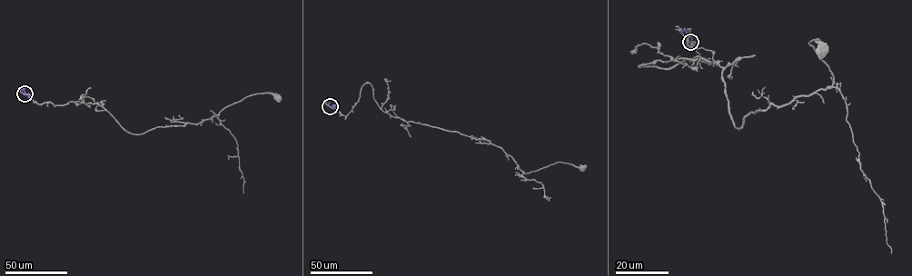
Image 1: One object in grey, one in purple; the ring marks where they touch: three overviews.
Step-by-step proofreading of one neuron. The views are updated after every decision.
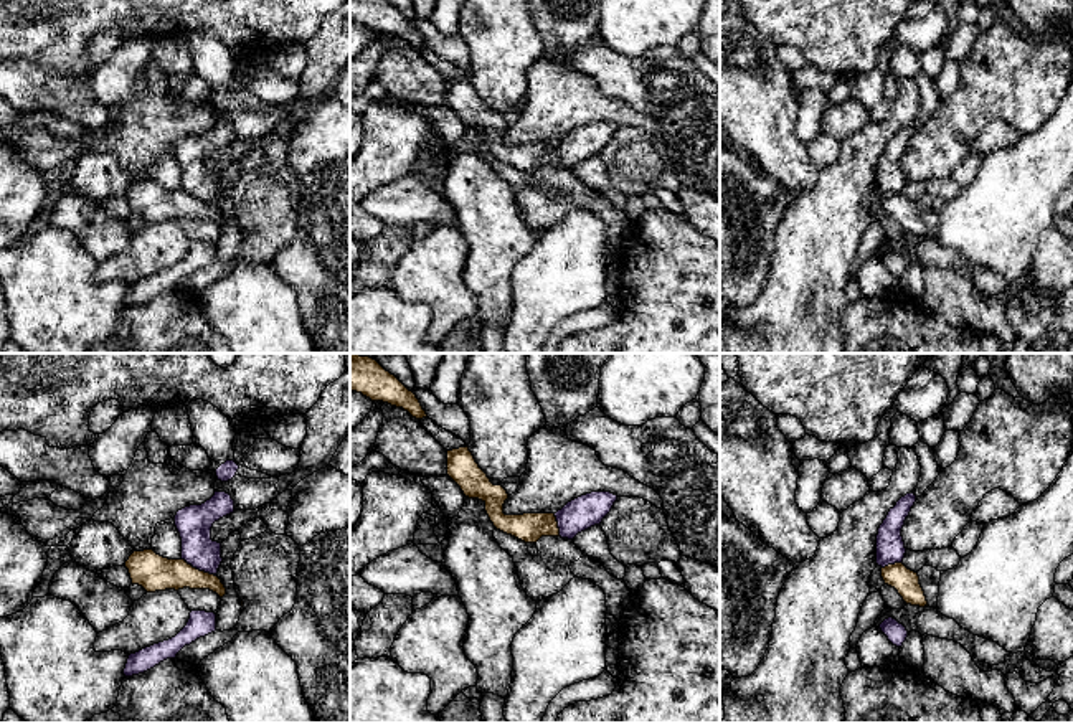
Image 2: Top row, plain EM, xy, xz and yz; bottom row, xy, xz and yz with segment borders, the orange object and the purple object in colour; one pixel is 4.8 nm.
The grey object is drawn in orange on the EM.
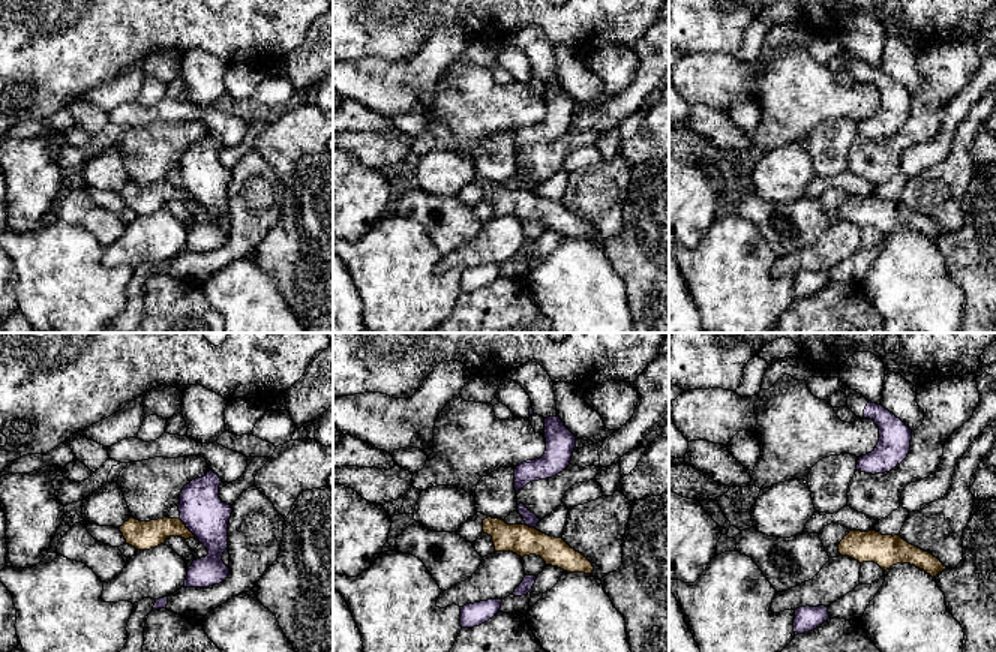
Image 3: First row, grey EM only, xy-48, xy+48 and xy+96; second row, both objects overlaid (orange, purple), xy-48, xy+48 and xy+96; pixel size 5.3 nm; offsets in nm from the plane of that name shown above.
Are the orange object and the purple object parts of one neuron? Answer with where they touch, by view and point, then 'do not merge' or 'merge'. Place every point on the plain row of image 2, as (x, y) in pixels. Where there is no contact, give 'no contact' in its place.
contact xy (198, 200); do not merge

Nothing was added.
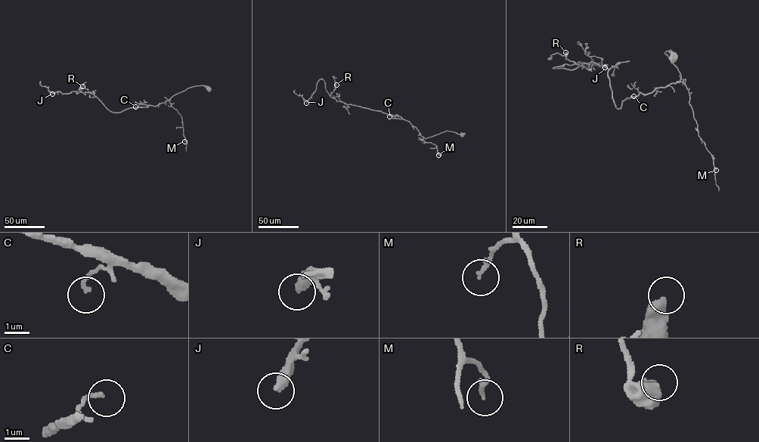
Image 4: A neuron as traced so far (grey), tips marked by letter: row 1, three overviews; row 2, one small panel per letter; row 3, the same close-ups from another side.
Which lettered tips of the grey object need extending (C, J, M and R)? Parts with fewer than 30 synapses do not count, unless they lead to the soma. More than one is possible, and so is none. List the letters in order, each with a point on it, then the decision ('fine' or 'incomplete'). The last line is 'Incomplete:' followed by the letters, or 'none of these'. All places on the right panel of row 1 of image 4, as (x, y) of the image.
C: (633, 96) | fine
J: (605, 67) | incomplete
M: (716, 170) | fine
R: (565, 52) | fine
Incomplete: J

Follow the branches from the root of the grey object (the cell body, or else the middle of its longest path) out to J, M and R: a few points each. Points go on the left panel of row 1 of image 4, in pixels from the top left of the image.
J: (208, 88), (191, 86), (165, 103), (119, 112), (110, 111), (90, 92), (52, 94)
M: (208, 88), (202, 85), (191, 86), (174, 95), (168, 100), (181, 118), (184, 141)
R: (208, 88), (191, 86), (156, 106), (113, 112), (91, 93), (77, 94), (82, 86)

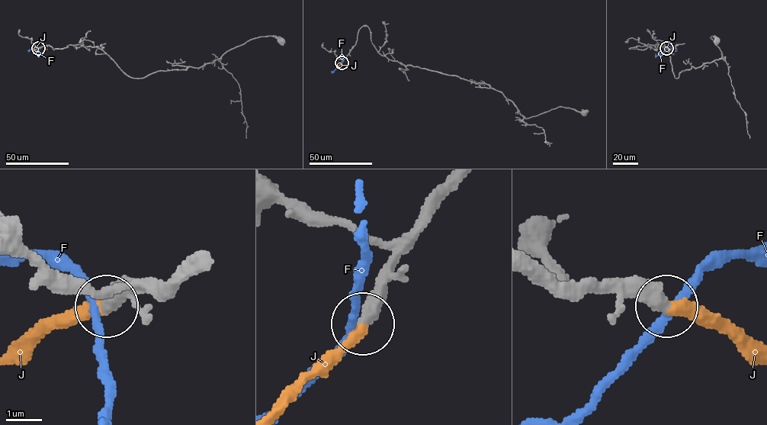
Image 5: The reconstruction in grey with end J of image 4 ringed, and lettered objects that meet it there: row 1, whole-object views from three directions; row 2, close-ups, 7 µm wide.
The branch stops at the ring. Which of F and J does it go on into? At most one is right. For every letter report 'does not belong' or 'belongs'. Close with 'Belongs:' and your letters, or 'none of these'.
F: does not belong
J: belongs
Belongs: J

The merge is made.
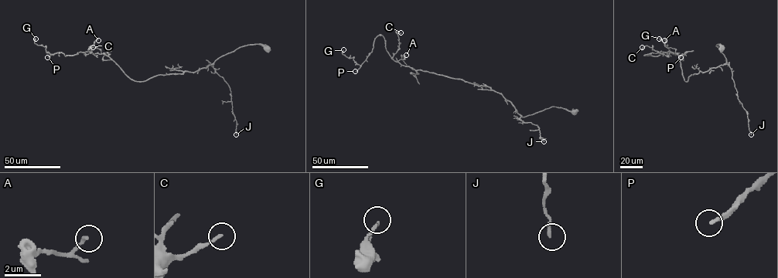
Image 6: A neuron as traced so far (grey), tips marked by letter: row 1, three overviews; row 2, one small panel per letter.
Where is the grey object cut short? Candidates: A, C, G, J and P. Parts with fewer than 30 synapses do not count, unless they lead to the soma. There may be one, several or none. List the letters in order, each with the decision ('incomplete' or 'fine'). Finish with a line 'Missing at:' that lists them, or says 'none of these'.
A: fine
C: fine
G: fine
J: fine
P: incomplete
Missing at: P

